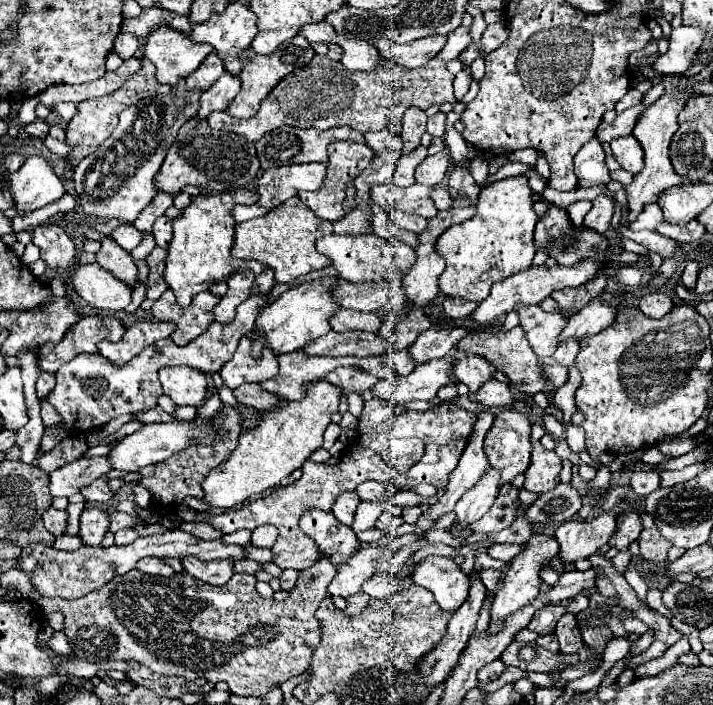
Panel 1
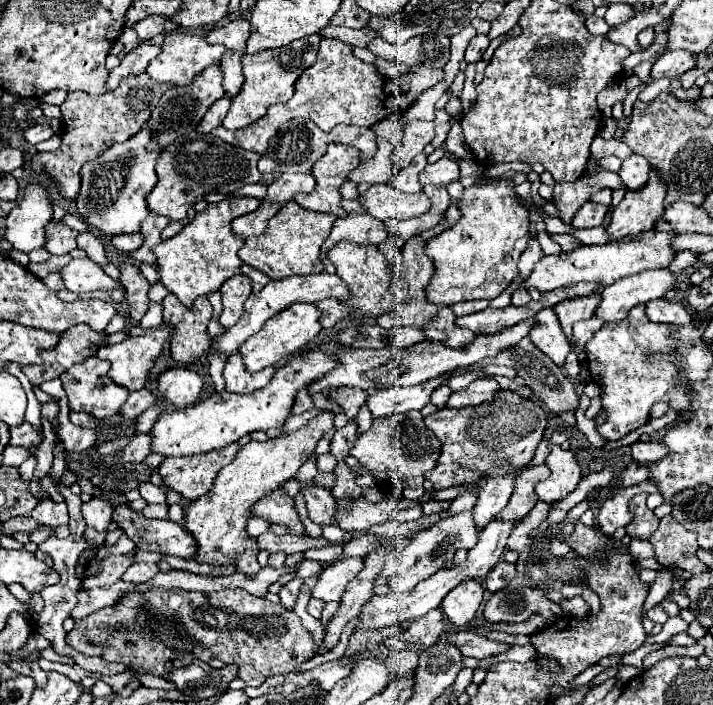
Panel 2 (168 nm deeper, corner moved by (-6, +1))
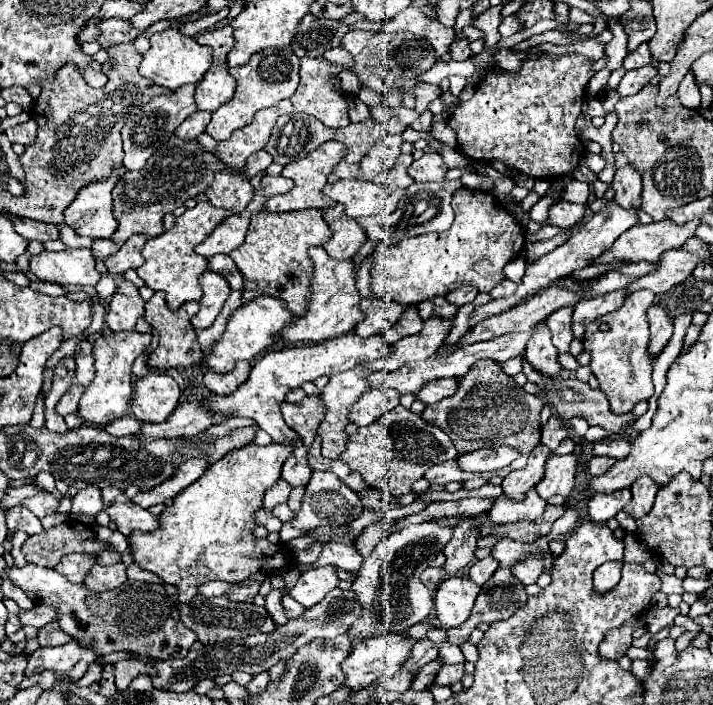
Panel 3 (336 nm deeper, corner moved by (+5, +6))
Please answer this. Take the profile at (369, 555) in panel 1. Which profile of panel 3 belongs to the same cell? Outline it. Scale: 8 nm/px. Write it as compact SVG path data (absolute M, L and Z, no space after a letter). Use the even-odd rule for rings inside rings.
M325 565L313 571L307 571L299 577L299 581L295 583L295 587L289 591L289 595L301 603L303 607L313 607L315 603L319 603L331 589L335 589L339 583L337 575L335 575L335 567Z

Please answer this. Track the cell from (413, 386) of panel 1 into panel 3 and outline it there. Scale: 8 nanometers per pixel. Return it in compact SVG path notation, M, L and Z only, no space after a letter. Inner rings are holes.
M371 389L365 391L357 403L353 403L353 407L349 409L349 423L355 425L369 425L375 419L379 419L381 415L385 415L387 411L395 409L399 405L399 393L397 391L379 391L379 389Z

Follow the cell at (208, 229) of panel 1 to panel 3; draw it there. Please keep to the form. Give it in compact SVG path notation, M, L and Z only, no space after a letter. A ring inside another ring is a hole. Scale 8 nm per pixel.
M209 201L197 203L193 209L187 209L181 217L177 217L175 225L161 233L159 237L153 237L143 247L145 265L137 269L137 275L145 281L145 285L153 291L165 291L167 307L179 309L187 301L199 301L203 291L199 287L199 275L207 269L207 259L195 253L195 247L203 243L207 235L213 233L213 229L227 219L231 213L225 209L213 207Z

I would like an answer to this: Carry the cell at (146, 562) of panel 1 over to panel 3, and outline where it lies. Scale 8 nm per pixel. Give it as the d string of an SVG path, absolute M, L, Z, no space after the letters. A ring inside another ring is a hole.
M115 563L115 565L93 565L89 575L85 575L85 585L93 591L113 591L119 585L127 581L125 577L125 565Z

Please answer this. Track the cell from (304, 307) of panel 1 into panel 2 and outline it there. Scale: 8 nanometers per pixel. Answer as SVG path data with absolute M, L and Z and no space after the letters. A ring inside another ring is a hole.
M292 304L286 310L278 312L276 316L272 316L264 328L260 332L256 332L254 336L250 336L250 340L246 340L238 350L244 356L244 364L250 372L258 372L266 366L274 366L278 360L290 358L296 352L302 352L304 348L308 348L308 344L320 334L322 326L320 326L320 316L322 310L316 304Z

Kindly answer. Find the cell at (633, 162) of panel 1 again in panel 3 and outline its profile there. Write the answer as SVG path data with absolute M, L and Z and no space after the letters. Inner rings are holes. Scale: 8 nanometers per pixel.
M631 165L615 171L611 187L615 191L615 201L621 203L621 207L641 209L641 177Z

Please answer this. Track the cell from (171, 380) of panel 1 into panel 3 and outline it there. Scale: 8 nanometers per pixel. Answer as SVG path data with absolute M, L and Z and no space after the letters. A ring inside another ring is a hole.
M147 373L135 383L131 409L143 423L163 423L179 405L179 385L165 373Z

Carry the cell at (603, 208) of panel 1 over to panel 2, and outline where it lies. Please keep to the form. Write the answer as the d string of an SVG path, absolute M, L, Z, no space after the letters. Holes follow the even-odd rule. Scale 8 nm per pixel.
M588 200L574 214L572 226L574 228L594 228L594 226L602 226L604 224L604 218L606 218L606 212L608 212L608 206L606 204L598 204L598 202Z

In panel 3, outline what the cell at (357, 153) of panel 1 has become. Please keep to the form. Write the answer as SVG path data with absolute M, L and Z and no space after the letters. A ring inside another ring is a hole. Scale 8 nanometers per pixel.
M327 141L323 143L321 147L317 147L315 151L311 151L307 157L303 159L297 159L289 165L283 167L281 175L287 177L287 179L293 179L295 187L285 193L285 195L279 195L279 197L271 197L263 211L269 211L269 213L283 213L283 211L299 211L299 209L325 209L325 207L335 207L335 201L325 197L321 193L323 185L327 183L327 175L333 171L333 167L343 159L345 155L345 145L341 141Z

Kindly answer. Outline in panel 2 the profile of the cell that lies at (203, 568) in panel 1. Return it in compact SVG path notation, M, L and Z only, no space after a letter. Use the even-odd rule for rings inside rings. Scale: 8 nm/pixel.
M120 504L114 510L114 520L122 526L124 534L134 540L138 550L156 550L156 552L170 554L170 556L176 556L176 558L182 558L182 560L190 560L190 558L196 556L196 540L194 540L194 536L188 534L176 522L170 522L170 520L148 520L140 512L132 512L128 508L128 504Z

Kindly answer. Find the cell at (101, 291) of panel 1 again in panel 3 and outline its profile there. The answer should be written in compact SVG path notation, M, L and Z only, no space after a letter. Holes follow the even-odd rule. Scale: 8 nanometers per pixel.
M65 249L59 253L43 251L31 255L29 271L39 281L49 281L57 285L97 285L101 275L95 269L95 259L91 249Z

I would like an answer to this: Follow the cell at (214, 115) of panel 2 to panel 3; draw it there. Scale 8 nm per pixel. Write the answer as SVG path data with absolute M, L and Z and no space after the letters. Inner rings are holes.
M197 111L197 113L193 113L191 117L187 117L187 119L177 127L175 135L177 135L179 139L183 139L183 141L193 141L193 139L197 139L197 137L207 129L209 121L211 121L211 113L209 113L209 111Z

